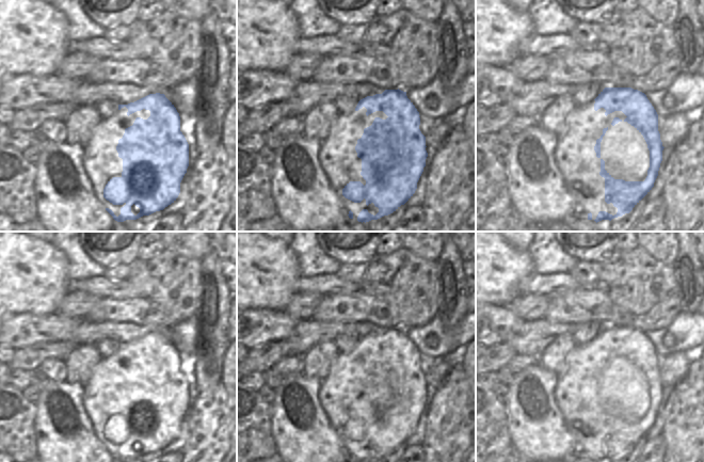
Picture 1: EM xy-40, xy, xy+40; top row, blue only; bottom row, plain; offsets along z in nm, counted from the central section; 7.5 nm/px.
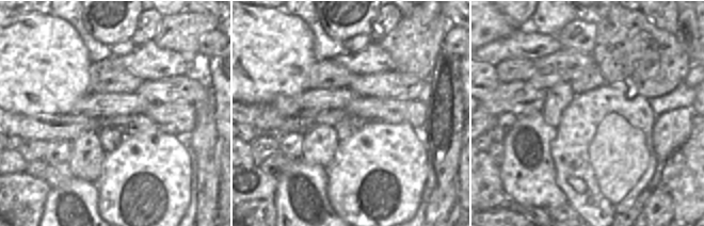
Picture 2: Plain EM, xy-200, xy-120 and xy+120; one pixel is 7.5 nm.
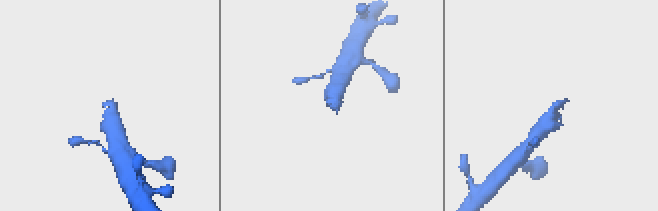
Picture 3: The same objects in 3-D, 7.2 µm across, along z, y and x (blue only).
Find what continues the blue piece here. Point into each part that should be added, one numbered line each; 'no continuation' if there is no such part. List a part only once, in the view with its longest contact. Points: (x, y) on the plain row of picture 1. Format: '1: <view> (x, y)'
1: xy+40 (623, 387)

